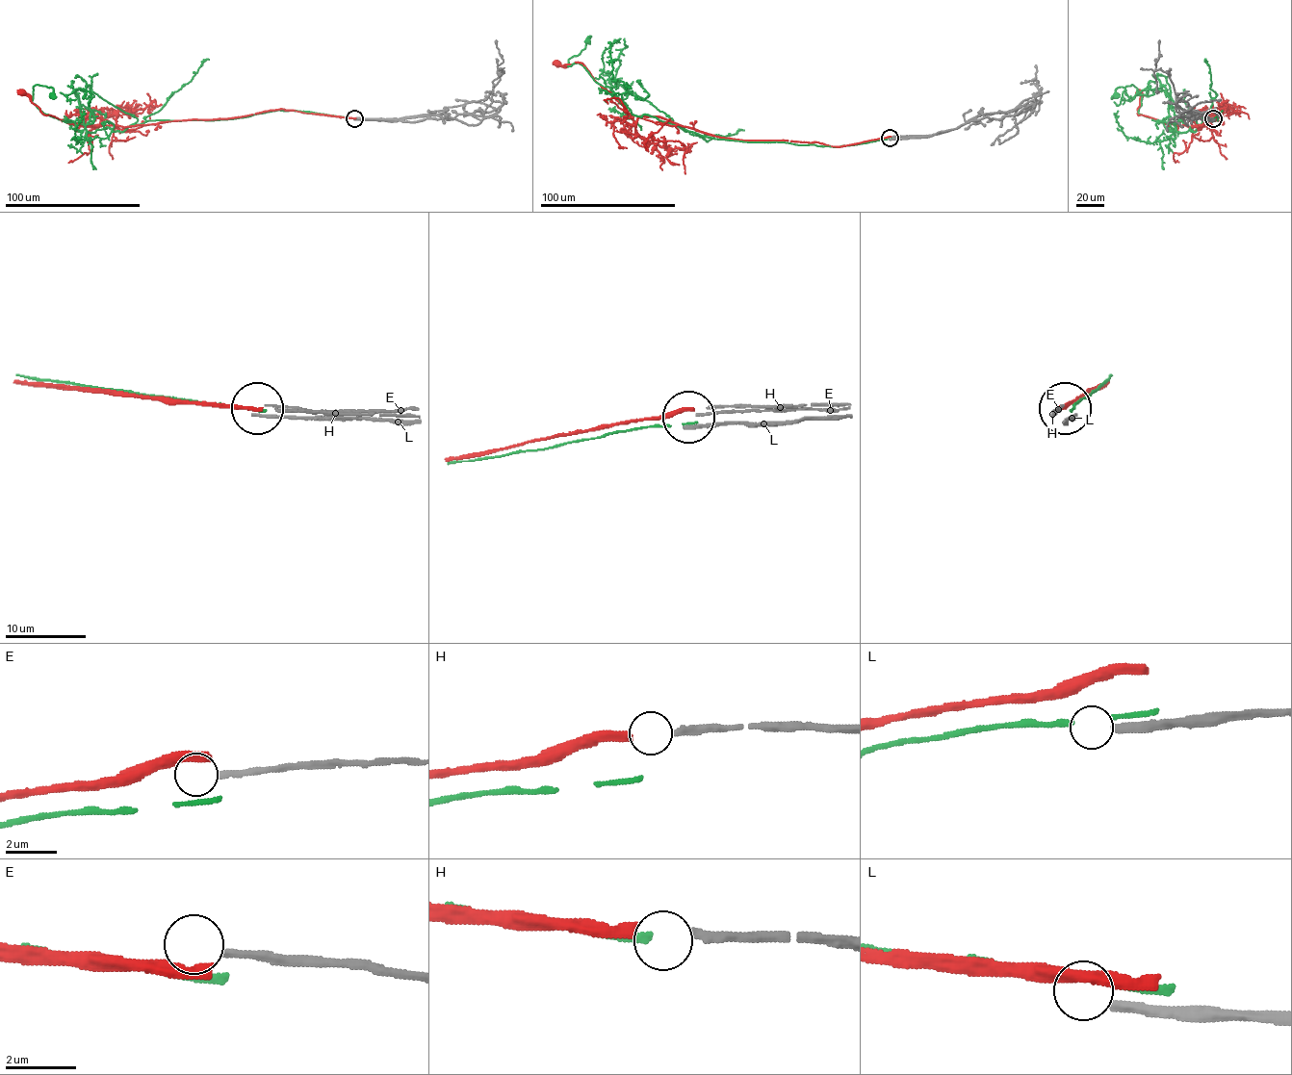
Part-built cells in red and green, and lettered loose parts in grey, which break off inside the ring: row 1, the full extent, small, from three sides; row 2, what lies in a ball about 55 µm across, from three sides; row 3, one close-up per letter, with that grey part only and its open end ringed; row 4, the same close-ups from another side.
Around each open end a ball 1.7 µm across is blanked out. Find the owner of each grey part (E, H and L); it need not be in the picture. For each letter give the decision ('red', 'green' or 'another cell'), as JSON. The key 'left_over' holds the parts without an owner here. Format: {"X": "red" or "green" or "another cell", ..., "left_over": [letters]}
{"E": "another cell", "H": "red", "L": "another cell", "left_over": ["E", "L"]}

